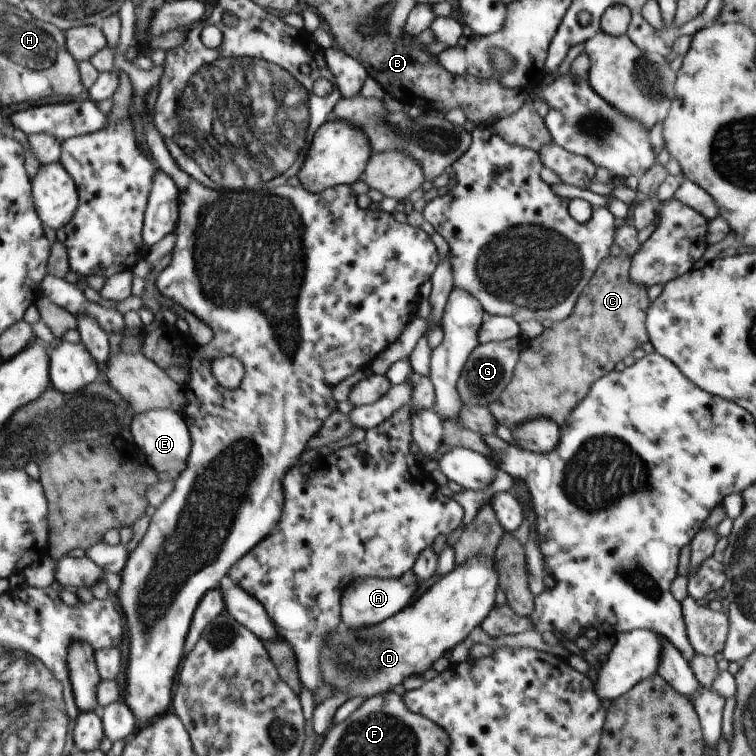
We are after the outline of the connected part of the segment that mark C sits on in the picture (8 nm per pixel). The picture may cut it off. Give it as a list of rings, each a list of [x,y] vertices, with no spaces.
[[[624,254],[606,256],[591,275],[585,290],[579,295],[574,306],[575,312],[571,312],[571,316],[567,316],[561,322],[552,323],[550,328],[543,329],[537,337],[529,339],[527,348],[519,355],[517,366],[513,370],[513,378],[497,400],[486,404],[495,422],[513,428],[529,419],[547,417],[555,421],[560,428],[564,418],[580,400],[583,400],[589,386],[595,380],[601,379],[609,370],[613,371],[613,366],[619,360],[623,360],[627,354],[631,354],[635,348],[648,341],[645,334],[645,310],[648,310],[649,300],[645,296],[645,287],[636,285],[631,280],[630,264],[629,256]]]

